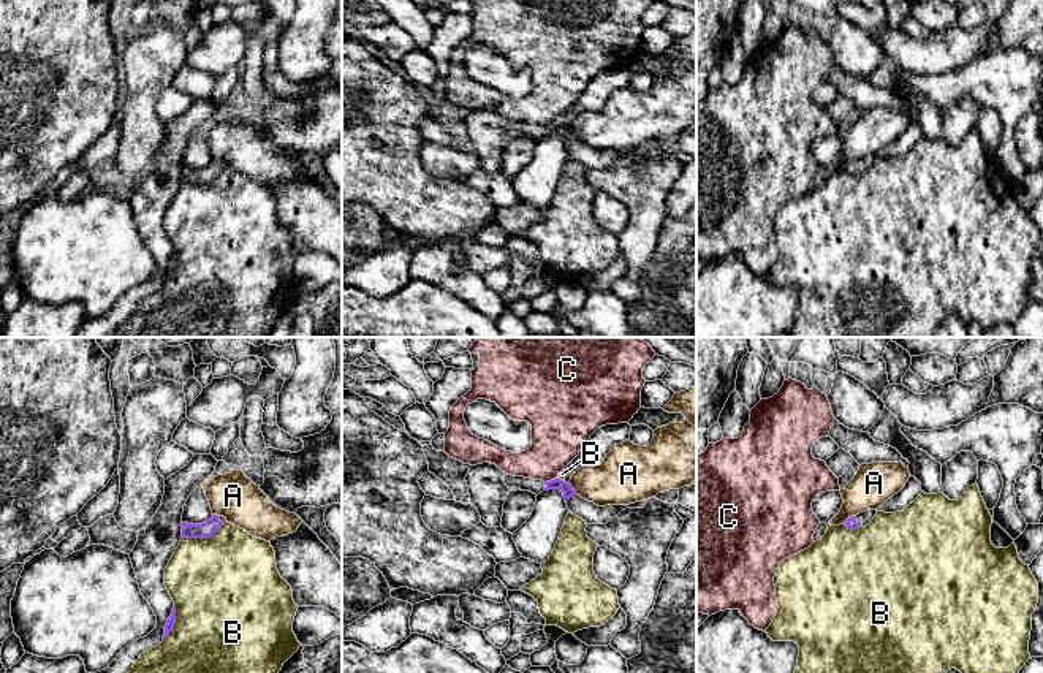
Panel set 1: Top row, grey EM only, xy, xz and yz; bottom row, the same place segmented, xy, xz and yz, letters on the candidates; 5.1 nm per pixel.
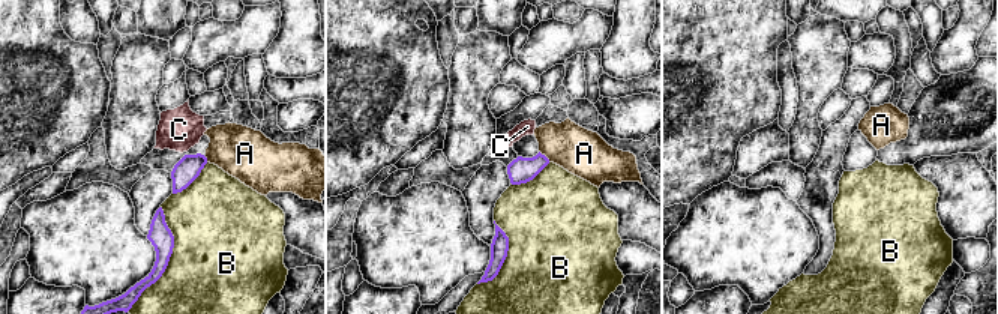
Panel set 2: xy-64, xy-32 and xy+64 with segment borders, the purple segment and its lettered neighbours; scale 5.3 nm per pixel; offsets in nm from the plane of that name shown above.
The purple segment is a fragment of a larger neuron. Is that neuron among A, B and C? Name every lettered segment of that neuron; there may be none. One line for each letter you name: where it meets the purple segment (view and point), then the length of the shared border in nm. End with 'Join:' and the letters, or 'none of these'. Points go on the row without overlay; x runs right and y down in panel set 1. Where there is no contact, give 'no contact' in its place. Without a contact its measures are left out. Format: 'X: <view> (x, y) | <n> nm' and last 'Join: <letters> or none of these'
Join: none of these

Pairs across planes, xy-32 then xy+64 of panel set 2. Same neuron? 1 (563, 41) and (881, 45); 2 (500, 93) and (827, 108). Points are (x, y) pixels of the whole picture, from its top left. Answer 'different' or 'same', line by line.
1: same
2: same

